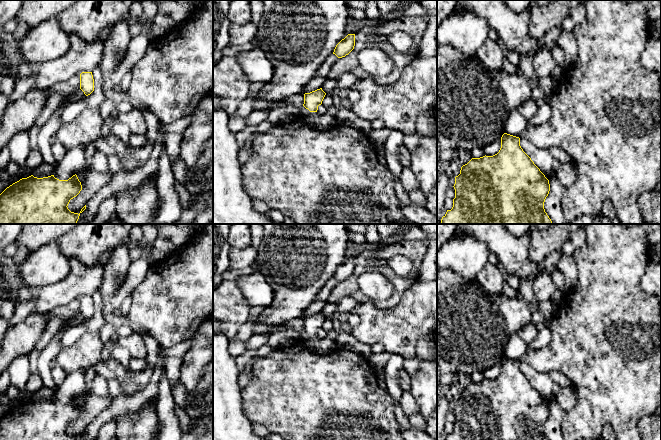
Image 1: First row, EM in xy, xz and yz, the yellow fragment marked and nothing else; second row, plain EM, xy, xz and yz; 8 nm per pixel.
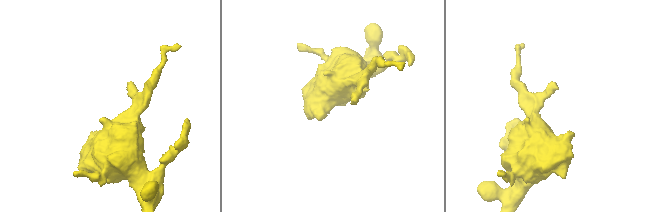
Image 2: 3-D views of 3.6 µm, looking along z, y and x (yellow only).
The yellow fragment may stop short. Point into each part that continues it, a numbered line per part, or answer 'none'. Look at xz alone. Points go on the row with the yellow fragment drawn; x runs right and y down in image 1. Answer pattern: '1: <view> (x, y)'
none

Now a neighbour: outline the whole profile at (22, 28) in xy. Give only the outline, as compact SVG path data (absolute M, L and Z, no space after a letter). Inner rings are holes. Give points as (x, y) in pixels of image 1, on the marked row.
M15 18L17 27L13 33L13 36L16 41L21 42L22 38L27 34L27 32L31 29L24 21Z

